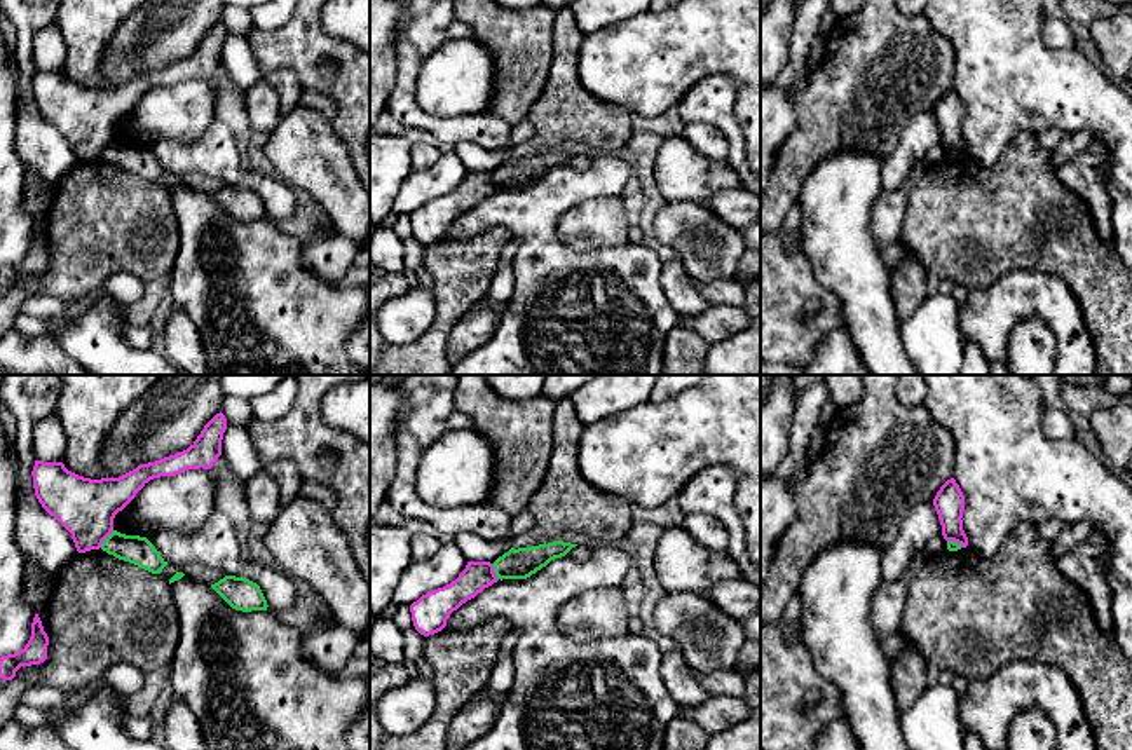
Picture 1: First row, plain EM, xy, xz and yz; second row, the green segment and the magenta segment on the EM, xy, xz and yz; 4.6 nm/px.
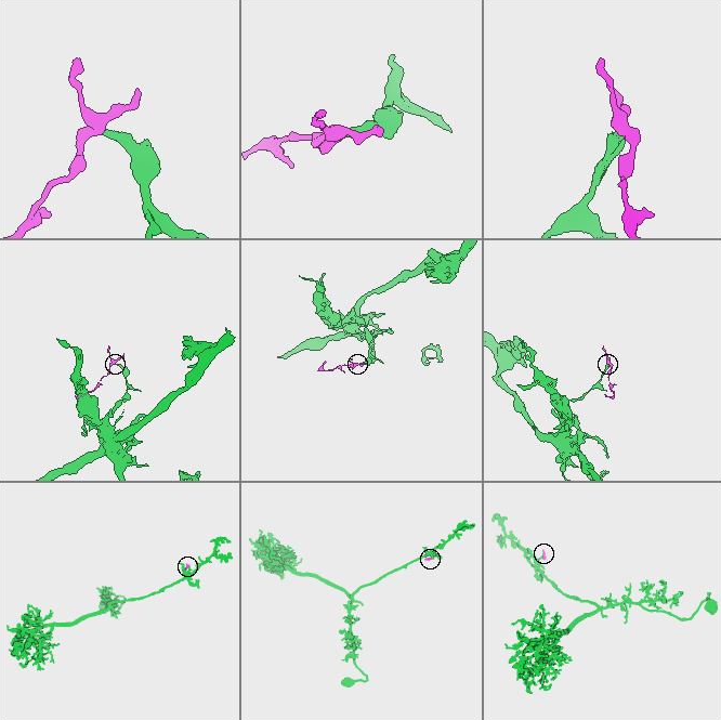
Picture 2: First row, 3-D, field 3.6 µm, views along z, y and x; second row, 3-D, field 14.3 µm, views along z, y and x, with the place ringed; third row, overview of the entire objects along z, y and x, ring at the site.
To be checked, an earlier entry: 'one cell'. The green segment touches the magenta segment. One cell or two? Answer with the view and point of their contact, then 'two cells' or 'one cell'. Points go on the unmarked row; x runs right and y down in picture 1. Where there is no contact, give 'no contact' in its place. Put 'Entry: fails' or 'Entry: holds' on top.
Entry: fails
contact xy (107, 147); two cells

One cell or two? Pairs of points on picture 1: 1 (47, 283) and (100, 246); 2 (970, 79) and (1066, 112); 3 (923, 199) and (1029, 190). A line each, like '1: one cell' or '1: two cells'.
1: one cell
2: one cell
3: one cell

